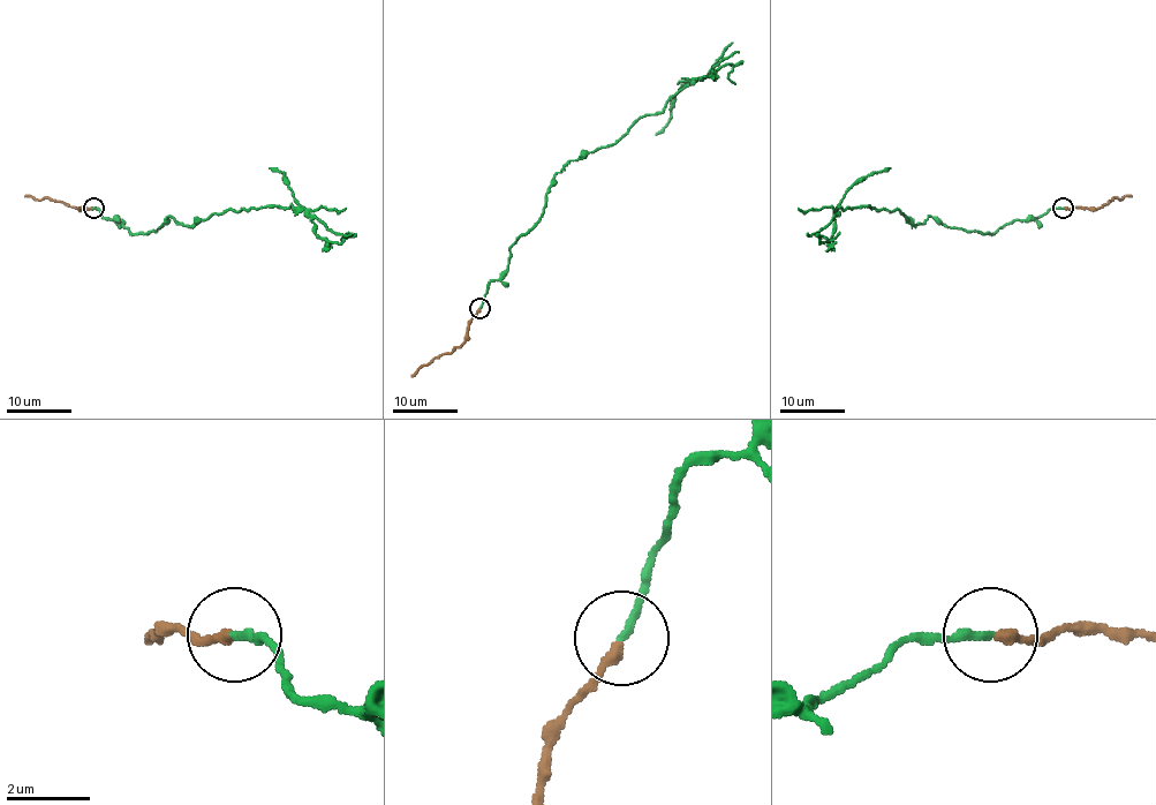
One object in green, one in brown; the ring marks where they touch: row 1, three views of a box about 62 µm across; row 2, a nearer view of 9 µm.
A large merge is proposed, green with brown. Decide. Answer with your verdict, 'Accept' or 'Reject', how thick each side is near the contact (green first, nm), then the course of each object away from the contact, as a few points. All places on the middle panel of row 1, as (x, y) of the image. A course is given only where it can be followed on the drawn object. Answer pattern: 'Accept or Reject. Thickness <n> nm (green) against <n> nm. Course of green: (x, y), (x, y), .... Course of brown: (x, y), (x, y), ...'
Reject. Thickness 190 nm (green) against 240 nm. Course of green: (480, 308), (572, 160), (614, 144), (639, 118), (660, 113), (687, 84), (727, 64), (735, 84). Course of brown: (480, 308), (468, 326), (468, 337), (462, 344), (423, 365), (412, 376)

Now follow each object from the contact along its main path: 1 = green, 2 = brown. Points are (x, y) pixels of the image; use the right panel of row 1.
1: (1064, 208), (988, 234), (931, 216), (915, 226), (899, 210), (839, 207), (831, 238), (818, 242), (839, 232)
2: (1064, 208), (1098, 208), (1113, 198), (1131, 197)

